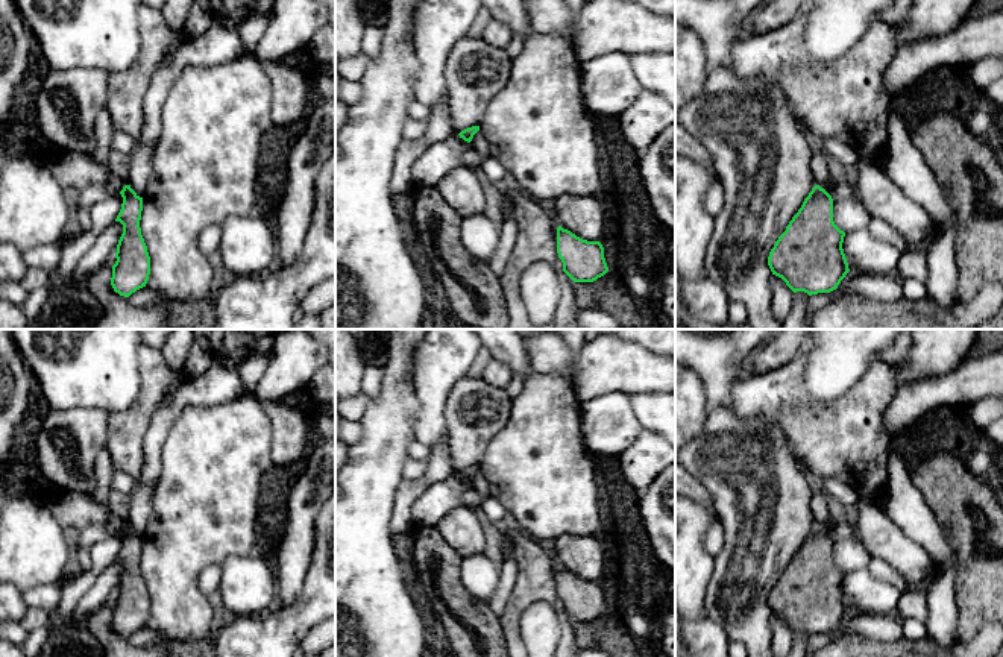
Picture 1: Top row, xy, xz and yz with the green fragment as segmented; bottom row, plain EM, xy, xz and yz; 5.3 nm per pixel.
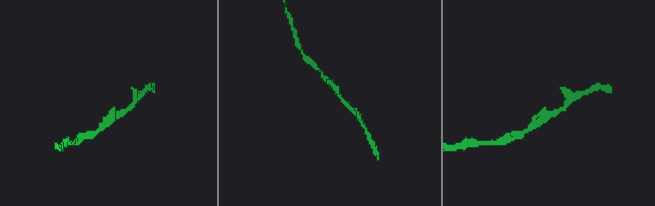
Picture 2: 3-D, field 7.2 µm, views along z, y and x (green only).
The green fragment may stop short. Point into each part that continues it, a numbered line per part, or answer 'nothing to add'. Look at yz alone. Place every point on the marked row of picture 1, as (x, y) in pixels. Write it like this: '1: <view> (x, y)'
nothing to add

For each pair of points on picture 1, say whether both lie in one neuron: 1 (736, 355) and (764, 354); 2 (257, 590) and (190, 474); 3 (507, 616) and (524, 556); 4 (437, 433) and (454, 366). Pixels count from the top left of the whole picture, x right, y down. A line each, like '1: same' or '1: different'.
1: different
2: different
3: same
4: same

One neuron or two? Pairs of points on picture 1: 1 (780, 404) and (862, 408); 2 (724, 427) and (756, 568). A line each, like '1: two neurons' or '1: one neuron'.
1: one neuron
2: one neuron

